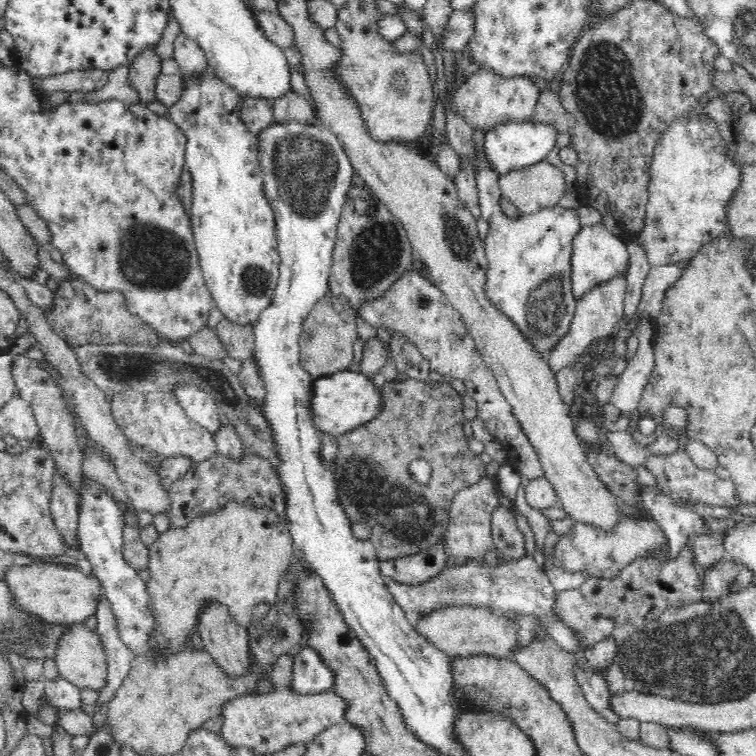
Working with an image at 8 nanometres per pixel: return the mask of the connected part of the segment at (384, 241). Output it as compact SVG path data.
M357 182L340 212L328 278L329 294L346 297L356 312L362 302L381 297L412 267L412 249L404 226L389 213L388 206Z

